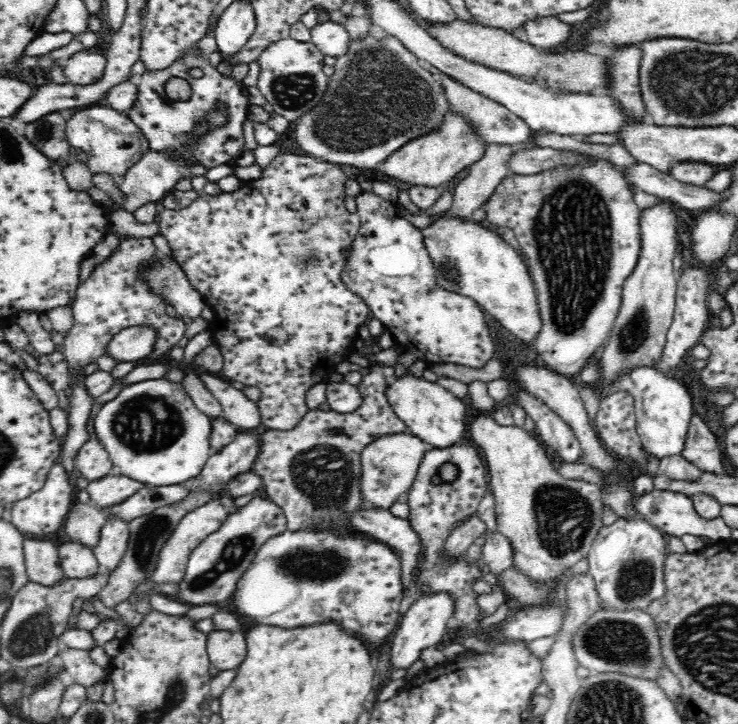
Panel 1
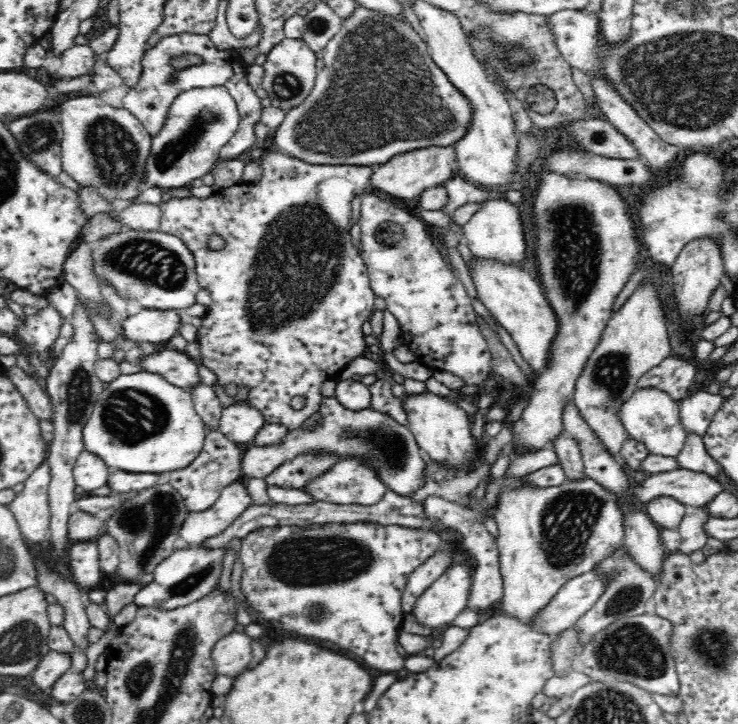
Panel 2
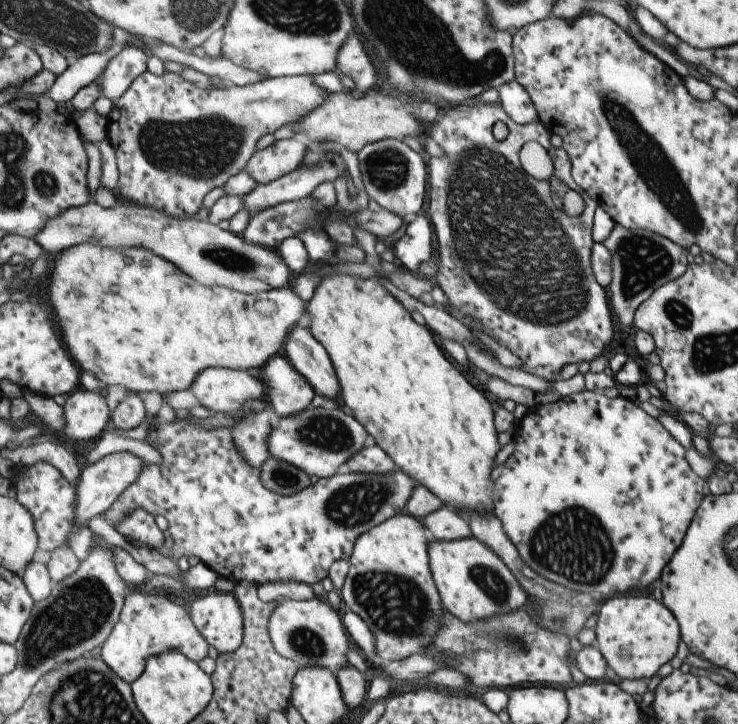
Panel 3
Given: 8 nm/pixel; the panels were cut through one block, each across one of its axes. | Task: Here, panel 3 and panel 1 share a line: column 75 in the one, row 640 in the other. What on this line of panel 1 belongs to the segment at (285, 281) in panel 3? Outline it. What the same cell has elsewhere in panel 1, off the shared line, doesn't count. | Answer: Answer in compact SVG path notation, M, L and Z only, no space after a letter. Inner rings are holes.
M214 629L207 635L207 653L220 671L237 669L247 653L244 632Z

